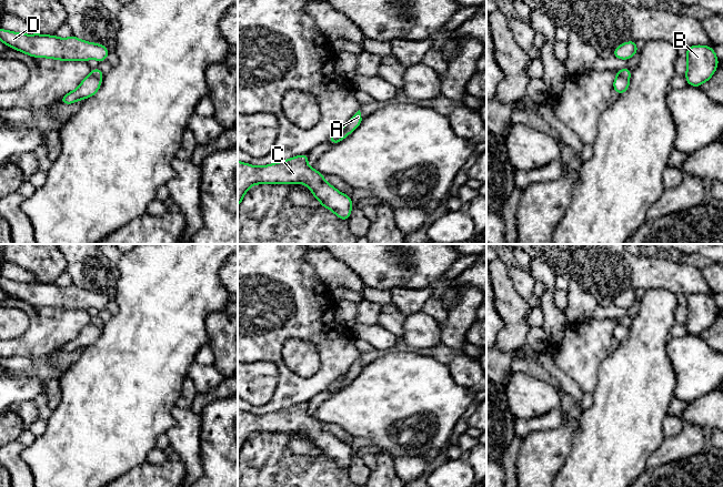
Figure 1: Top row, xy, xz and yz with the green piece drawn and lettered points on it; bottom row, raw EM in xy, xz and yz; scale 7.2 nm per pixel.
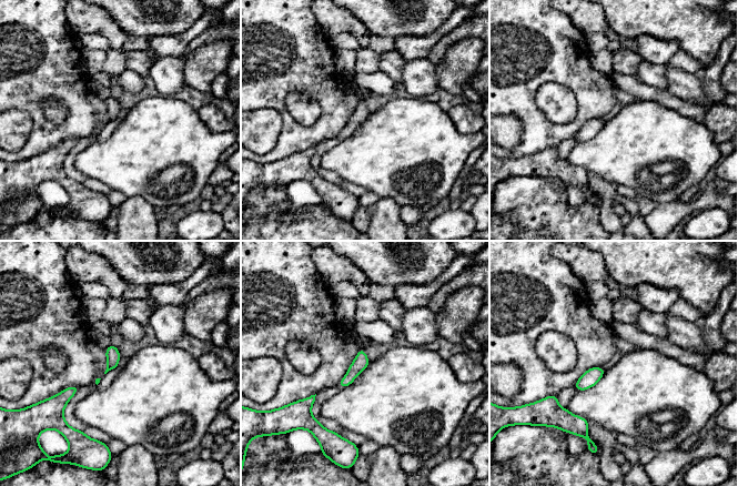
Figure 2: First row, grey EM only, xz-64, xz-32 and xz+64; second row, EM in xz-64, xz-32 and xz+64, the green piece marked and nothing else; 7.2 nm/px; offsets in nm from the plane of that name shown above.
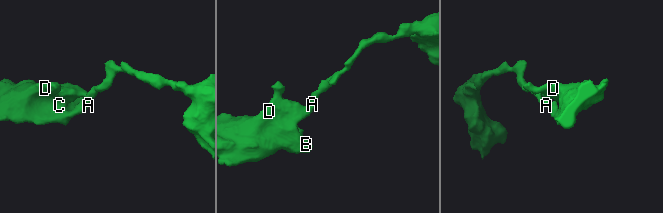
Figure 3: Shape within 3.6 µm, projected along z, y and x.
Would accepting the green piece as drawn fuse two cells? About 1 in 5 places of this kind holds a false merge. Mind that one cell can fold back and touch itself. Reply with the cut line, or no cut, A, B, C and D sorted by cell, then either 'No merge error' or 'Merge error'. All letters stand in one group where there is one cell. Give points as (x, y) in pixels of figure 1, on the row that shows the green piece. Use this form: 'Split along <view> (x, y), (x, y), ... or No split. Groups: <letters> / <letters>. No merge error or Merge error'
Split along xz (345, 125), (345, 131), (341, 139). Groups: A / B C D. Merge error

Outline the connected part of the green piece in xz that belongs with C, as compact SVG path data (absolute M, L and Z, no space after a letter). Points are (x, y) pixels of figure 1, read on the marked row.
M308 153L289 160L254 166L238 161L238 207L253 184L305 184L315 199L339 219L349 221L352 200L324 181L322 173L308 165Z

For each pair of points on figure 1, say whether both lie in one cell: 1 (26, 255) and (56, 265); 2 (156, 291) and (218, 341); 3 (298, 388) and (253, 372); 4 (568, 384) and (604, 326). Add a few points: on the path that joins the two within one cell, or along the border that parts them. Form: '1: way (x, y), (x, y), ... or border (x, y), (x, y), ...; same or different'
1: way (33, 255), (40, 255), (48, 262); same
2: border (223, 312), (211, 312), (207, 316), (208, 342); different
3: border (270, 361), (277, 368), (278, 382), (264, 404); different
4: border (553, 359), (553, 363), (583, 393); different

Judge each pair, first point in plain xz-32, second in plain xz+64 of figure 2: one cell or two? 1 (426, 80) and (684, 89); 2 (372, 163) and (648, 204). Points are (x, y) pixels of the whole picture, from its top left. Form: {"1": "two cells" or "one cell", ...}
{"1": "one cell", "2": "two cells"}

